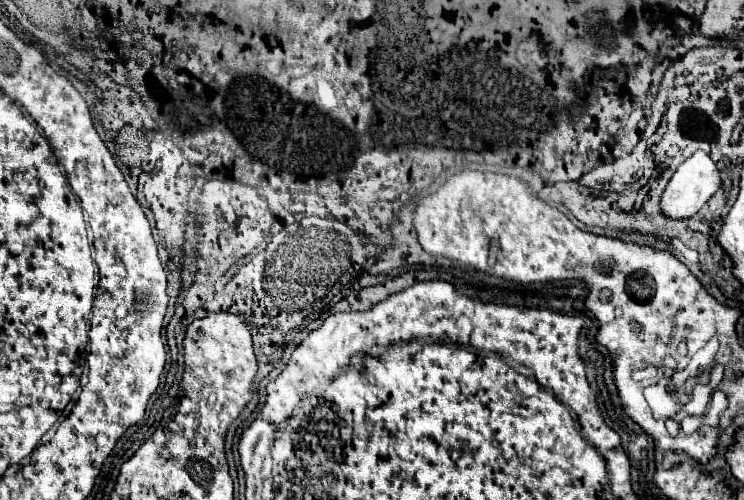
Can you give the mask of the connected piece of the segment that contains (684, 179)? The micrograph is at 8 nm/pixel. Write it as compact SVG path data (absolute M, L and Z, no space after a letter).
M702 150L694 152L688 160L684 160L678 170L674 172L672 180L668 182L664 194L662 194L662 202L660 202L660 208L666 216L670 218L690 218L694 216L702 206L704 202L720 188L720 170L716 166L716 162Z

